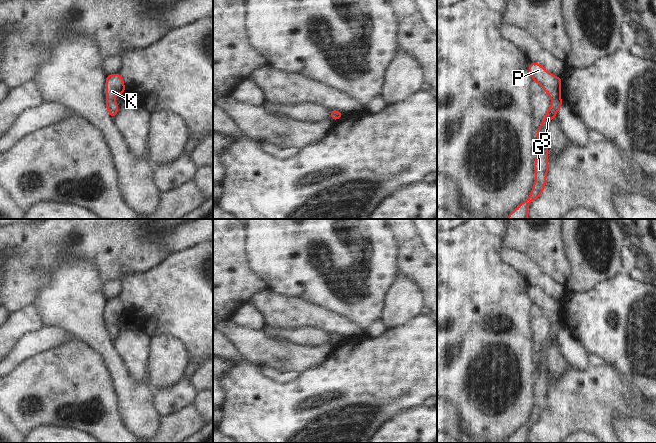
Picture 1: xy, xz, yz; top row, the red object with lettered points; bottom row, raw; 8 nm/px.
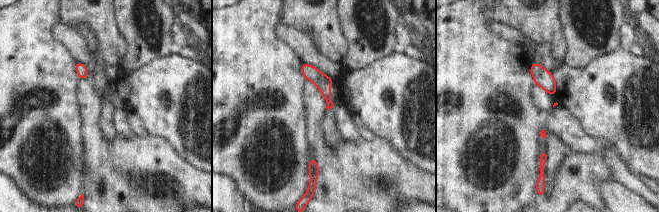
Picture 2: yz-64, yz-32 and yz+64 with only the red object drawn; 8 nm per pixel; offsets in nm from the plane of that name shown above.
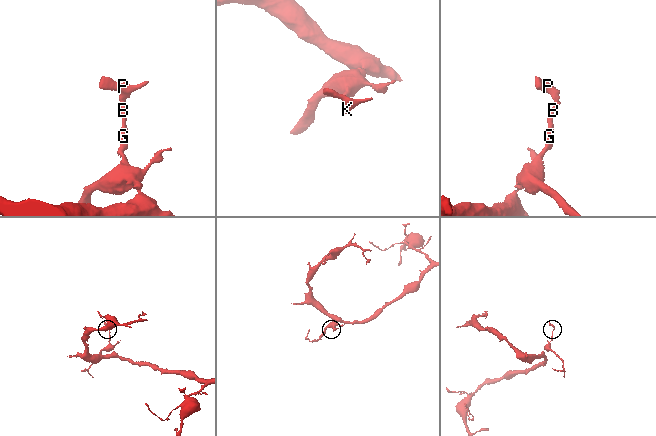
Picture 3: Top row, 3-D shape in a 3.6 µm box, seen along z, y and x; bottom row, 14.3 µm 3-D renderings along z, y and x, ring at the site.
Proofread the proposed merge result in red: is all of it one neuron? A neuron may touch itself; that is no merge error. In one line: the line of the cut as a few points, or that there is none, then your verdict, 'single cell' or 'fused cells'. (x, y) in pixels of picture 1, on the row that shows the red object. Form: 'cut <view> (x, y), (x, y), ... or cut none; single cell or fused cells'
cut none; single cell

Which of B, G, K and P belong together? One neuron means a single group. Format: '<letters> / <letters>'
B G K P

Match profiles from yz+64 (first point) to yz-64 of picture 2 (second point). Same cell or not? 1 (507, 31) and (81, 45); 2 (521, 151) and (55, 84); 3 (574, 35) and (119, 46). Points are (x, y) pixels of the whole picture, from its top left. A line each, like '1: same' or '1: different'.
1: same
2: same
3: different

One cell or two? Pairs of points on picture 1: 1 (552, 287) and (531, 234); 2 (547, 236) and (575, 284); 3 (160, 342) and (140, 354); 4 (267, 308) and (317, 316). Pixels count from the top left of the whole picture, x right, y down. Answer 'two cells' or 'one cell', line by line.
1: two cells
2: two cells
3: two cells
4: one cell

